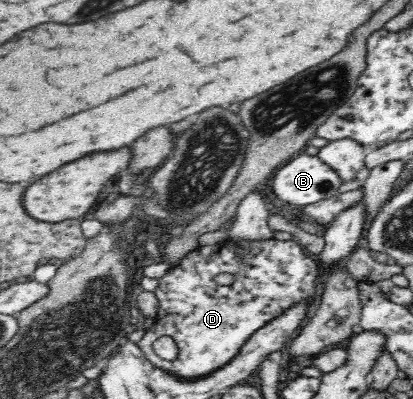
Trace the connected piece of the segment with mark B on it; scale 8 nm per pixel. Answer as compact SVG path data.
M301 154L280 166L274 192L287 203L308 206L339 194L343 178L319 156Z

